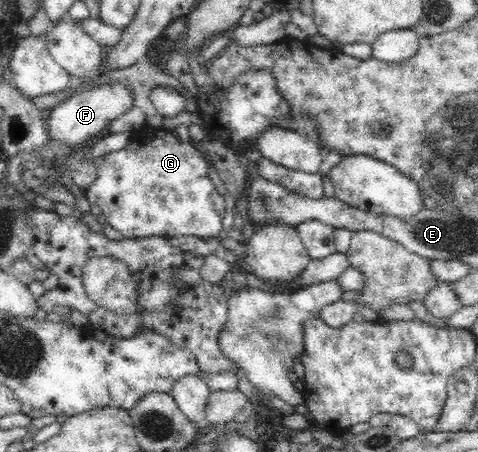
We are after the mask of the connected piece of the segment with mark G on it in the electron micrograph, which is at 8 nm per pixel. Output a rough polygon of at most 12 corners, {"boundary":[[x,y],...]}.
{"boundary":[[134,130],[84,195],[128,238],[221,231],[190,141]]}

